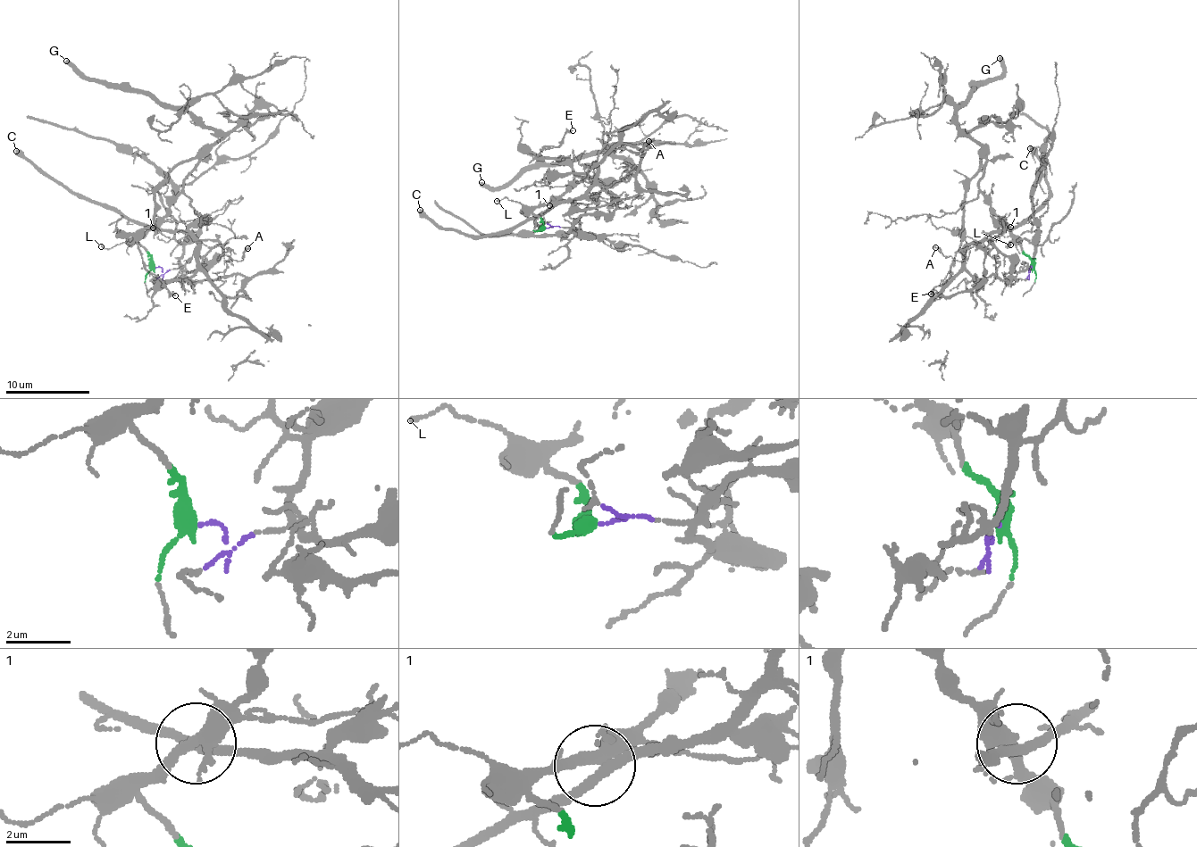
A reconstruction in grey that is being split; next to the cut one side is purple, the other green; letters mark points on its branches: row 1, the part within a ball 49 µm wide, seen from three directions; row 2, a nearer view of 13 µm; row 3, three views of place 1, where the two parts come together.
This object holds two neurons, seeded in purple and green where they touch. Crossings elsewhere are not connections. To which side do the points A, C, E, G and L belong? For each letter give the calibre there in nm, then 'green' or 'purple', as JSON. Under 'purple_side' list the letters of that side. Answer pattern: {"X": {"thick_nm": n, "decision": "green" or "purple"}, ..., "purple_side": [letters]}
{"A": {"thick_nm": 170, "decision": "purple"}, "C": {"thick_nm": 480, "decision": "purple"}, "E": {"thick_nm": 220, "decision": "green"}, "G": {"thick_nm": 400, "decision": "green"}, "L": {"thick_nm": 110, "decision": "green"}, "purple_side": ["A", "C"]}

